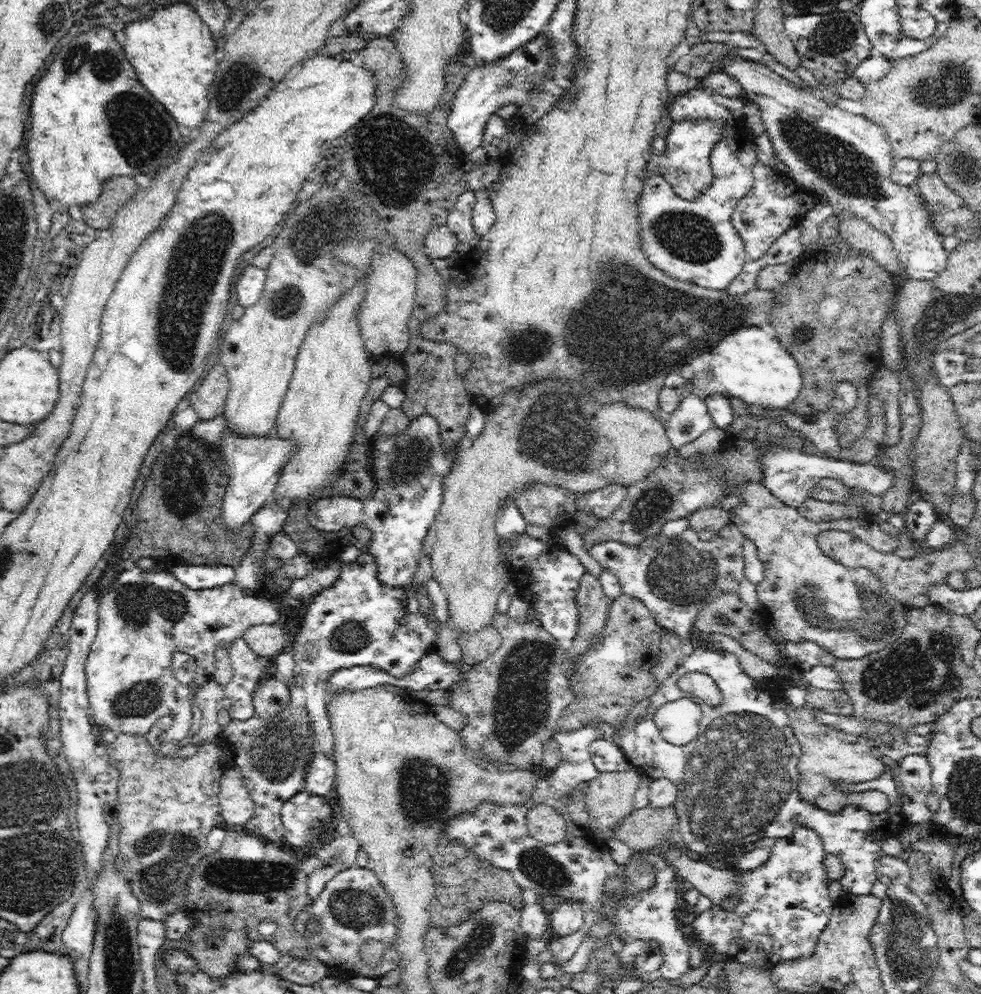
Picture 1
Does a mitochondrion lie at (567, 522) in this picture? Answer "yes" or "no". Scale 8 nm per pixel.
no

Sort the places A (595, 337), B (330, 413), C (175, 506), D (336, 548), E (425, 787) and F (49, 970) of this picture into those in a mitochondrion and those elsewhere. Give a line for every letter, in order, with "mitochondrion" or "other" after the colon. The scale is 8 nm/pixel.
A: mitochondrion
B: other
C: mitochondrion
D: other
E: mitochondrion
F: other

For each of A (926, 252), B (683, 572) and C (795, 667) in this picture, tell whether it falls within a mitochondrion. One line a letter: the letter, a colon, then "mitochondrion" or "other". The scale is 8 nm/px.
A: other
B: mitochondrion
C: other

